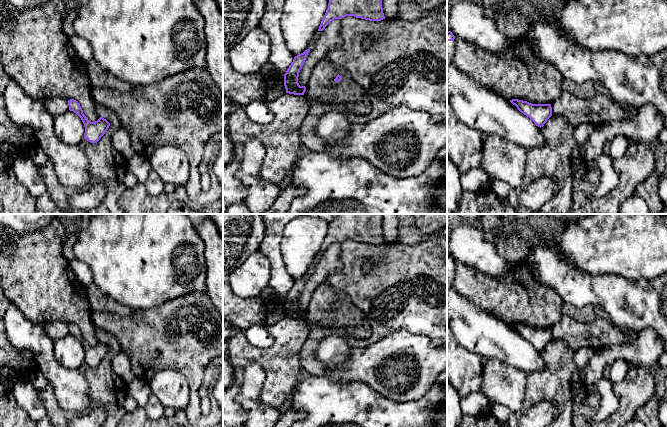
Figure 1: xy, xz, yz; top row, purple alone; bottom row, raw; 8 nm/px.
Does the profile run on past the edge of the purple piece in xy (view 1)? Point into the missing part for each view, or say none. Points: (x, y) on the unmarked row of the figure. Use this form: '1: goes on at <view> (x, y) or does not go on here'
1: does not go on here

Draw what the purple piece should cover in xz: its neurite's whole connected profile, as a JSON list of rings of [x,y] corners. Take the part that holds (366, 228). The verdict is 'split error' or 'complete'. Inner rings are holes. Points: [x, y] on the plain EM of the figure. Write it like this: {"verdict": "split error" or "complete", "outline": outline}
{"verdict": "complete", "outline": [[[333,214],[334,219],[329,222],[328,232],[321,245],[318,255],[323,255],[325,251],[334,243],[342,243],[346,240],[354,240],[369,245],[381,245],[385,243],[382,232],[383,214]]]}

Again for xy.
{"verdict": "complete", "outline": [[[74,323],[68,324],[68,330],[69,334],[76,337],[81,342],[84,348],[85,351],[84,363],[93,368],[97,367],[100,364],[100,362],[105,358],[105,356],[108,354],[110,347],[102,340],[95,346],[89,345],[87,341],[84,339],[80,328]]]}

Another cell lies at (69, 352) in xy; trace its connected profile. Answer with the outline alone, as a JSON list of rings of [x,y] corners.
[[[68,334],[54,342],[54,355],[61,366],[78,369],[84,363],[85,351],[81,342]]]

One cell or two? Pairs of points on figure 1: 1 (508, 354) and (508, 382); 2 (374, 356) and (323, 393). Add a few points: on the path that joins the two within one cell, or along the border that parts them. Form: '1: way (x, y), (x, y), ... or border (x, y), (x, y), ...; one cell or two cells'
1: border (485, 361), (498, 359), (522, 369), (526, 373); two cells
2: border (331, 374), (336, 381), (362, 383); two cells

